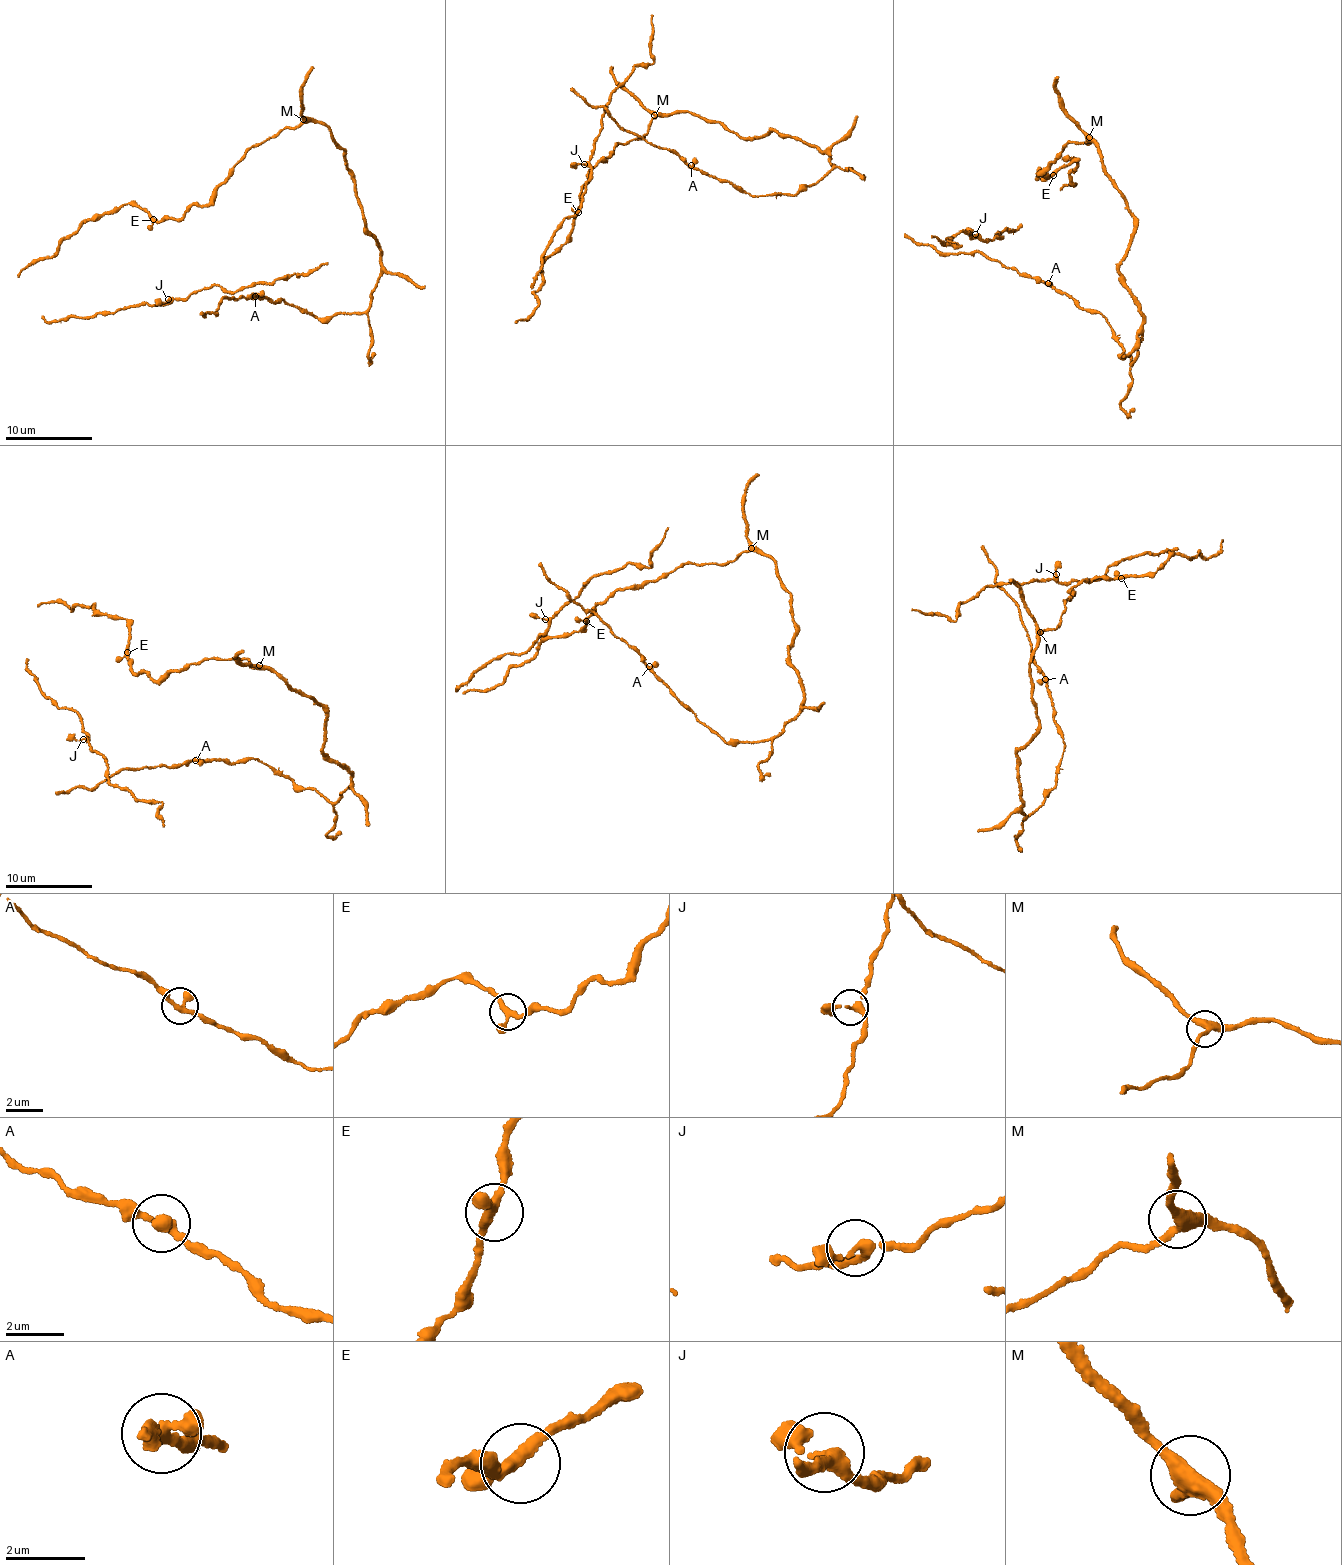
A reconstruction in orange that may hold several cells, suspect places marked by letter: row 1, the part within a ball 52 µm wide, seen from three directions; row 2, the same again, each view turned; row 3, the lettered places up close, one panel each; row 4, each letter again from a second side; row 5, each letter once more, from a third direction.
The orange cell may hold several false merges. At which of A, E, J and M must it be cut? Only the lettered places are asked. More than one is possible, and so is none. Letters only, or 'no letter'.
no letter

